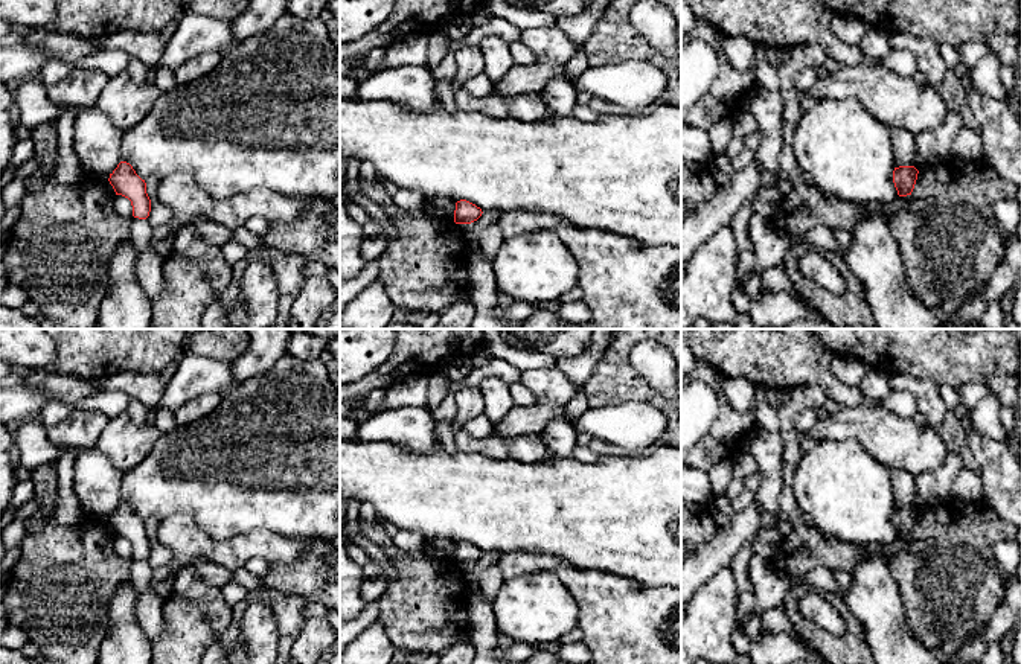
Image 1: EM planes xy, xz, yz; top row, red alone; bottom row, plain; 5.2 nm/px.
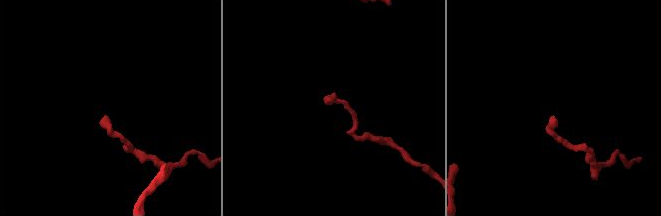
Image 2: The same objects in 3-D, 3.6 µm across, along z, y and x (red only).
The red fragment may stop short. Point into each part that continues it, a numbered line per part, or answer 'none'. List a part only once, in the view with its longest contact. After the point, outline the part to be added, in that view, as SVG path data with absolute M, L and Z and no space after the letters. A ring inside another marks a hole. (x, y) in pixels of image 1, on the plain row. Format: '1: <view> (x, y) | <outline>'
none

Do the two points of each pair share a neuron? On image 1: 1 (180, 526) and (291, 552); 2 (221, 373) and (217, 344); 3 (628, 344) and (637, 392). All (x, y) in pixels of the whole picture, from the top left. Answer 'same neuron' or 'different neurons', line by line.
1: same neuron
2: different neurons
3: same neuron

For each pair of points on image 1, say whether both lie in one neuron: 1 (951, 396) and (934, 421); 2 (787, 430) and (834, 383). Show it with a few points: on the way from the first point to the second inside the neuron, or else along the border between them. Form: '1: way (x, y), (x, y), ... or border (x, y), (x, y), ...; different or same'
1: border (939, 386), (939, 395), (948, 408); different
2: border (790, 389), (817, 386), (828, 396); different

